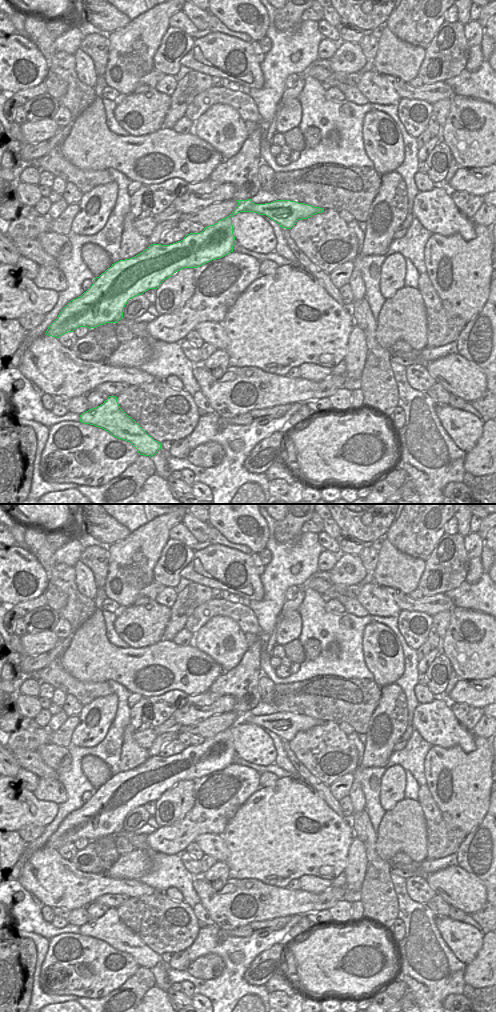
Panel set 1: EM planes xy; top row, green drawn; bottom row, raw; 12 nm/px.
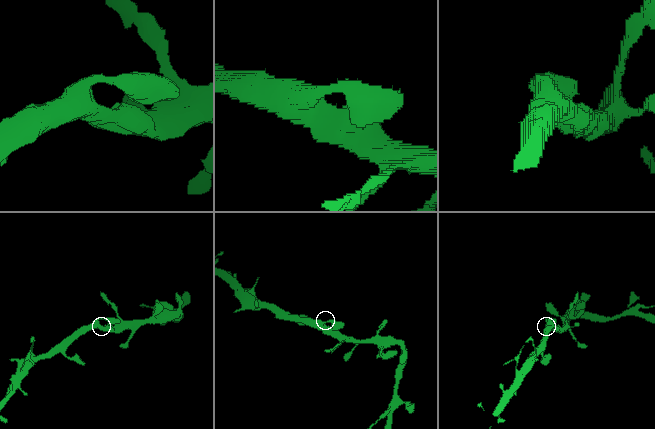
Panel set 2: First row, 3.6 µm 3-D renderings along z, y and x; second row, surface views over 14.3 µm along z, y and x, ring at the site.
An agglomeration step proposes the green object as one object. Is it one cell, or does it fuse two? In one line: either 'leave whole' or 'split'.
leave whole

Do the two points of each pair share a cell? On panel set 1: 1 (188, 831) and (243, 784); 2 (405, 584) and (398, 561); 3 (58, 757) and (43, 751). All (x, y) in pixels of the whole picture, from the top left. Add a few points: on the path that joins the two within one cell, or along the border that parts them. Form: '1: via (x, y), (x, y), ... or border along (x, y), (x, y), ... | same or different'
1: via (202, 817), (229, 790) | same
2: via (405, 578), (398, 567) | same
3: via (54, 756), (47, 752) | same

